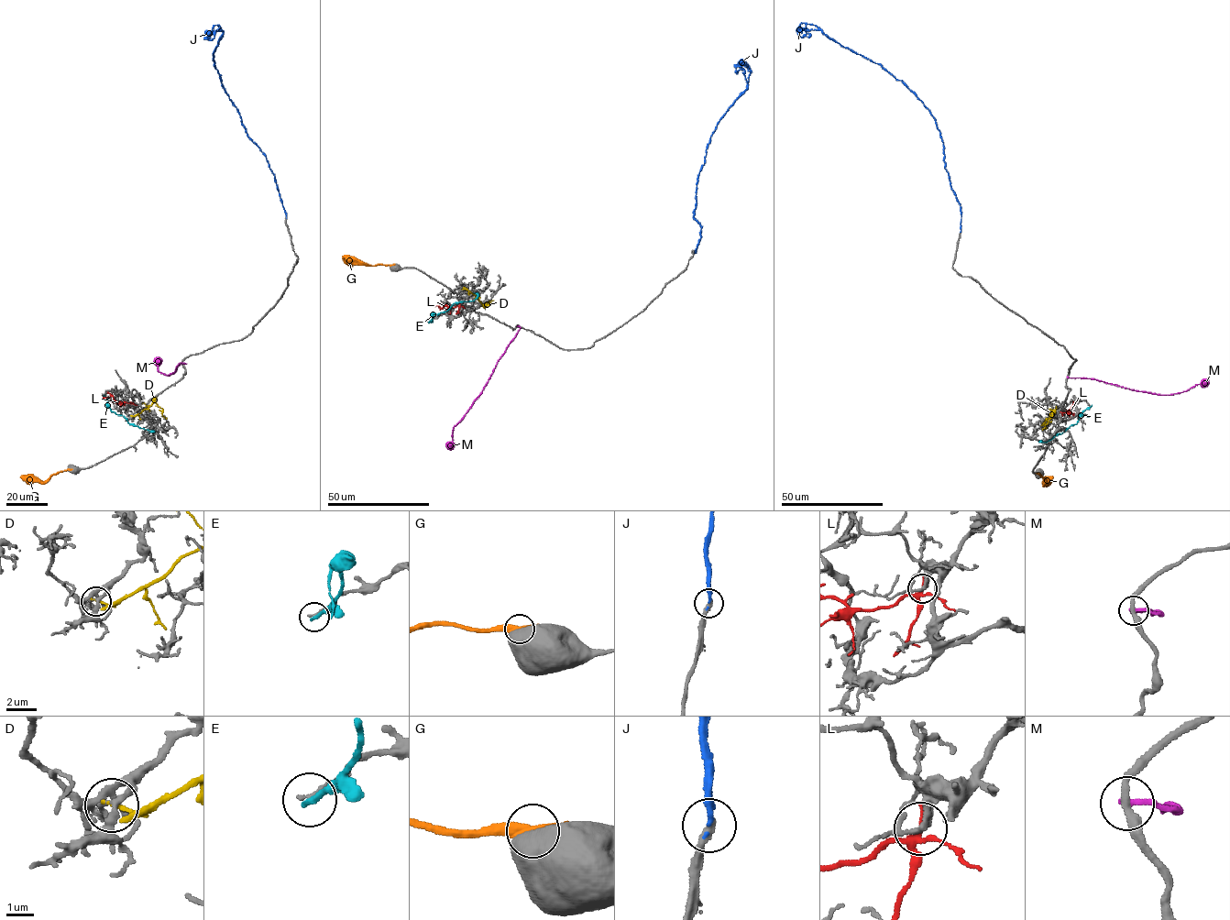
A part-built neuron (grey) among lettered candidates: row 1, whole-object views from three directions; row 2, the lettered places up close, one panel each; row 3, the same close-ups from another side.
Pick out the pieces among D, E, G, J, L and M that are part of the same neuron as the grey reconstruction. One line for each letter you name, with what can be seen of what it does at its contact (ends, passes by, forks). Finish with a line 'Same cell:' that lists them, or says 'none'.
J: it ends
Same cell: J

